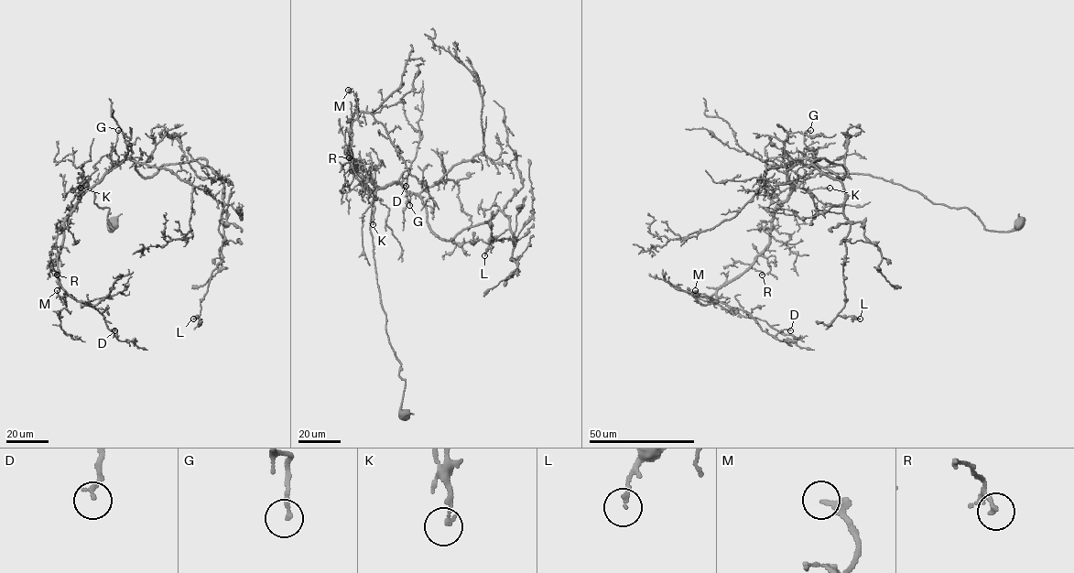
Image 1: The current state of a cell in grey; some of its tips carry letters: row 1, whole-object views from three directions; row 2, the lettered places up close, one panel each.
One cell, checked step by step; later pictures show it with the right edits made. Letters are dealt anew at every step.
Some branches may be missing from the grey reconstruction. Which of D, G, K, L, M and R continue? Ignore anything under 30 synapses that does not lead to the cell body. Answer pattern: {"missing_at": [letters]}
{"missing_at": []}

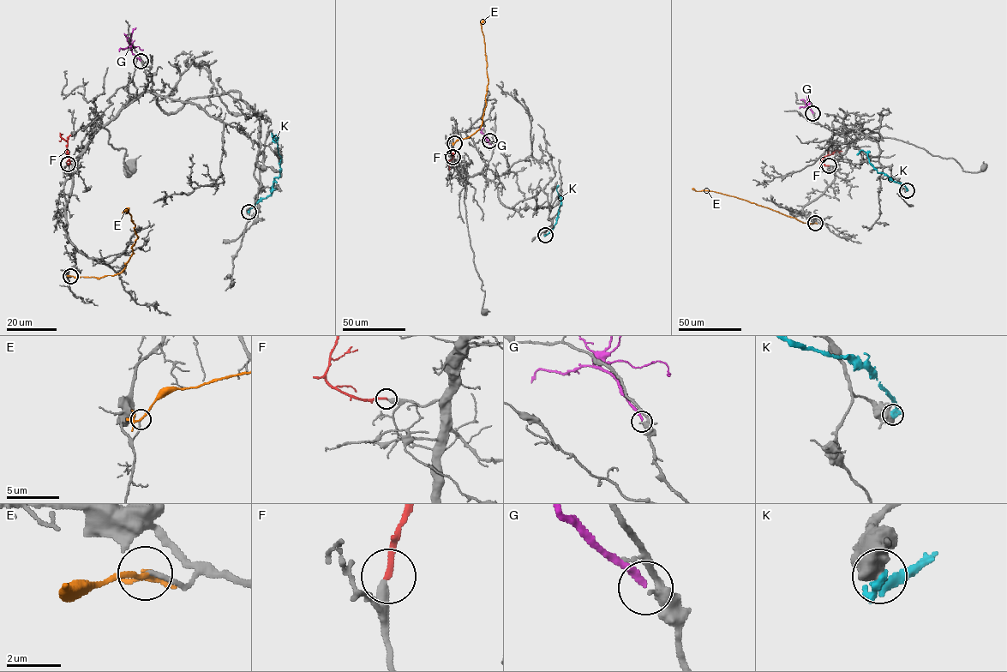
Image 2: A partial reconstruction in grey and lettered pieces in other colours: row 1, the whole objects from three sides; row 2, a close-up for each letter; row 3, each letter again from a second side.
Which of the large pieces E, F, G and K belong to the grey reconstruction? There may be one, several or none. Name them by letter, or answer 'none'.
F

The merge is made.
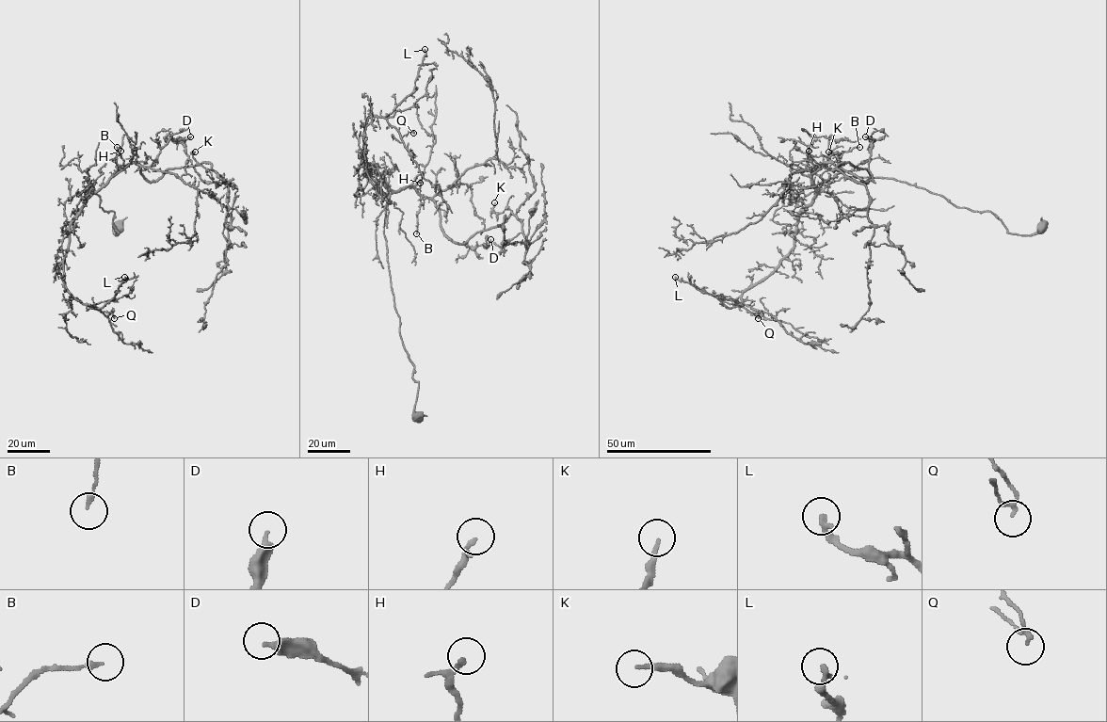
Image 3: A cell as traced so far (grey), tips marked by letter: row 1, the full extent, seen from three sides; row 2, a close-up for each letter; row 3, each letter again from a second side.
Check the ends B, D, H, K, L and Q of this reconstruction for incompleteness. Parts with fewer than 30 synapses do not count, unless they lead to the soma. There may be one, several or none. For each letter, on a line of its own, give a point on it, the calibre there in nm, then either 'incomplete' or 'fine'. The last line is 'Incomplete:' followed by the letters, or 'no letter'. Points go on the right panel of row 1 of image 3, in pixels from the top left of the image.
B: place (859, 147); calibre 190 nm; fine
D: place (865, 136); calibre 360 nm; fine
H: place (809, 151); calibre 150 nm; incomplete
K: place (828, 152); calibre 190 nm; fine
L: place (675, 277); calibre 240 nm; fine
Q: place (758, 318); calibre 110 nm; fine
Incomplete: H

